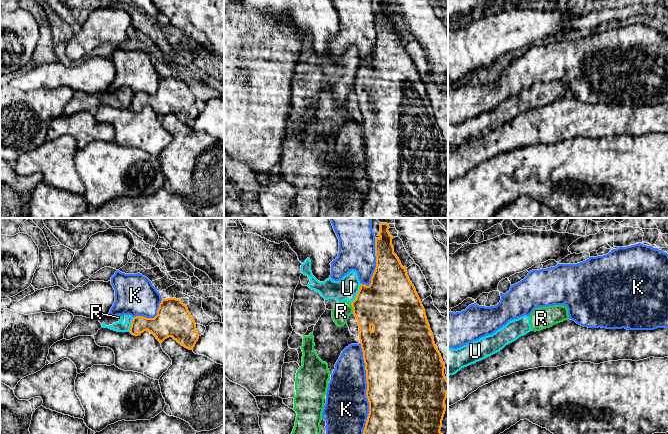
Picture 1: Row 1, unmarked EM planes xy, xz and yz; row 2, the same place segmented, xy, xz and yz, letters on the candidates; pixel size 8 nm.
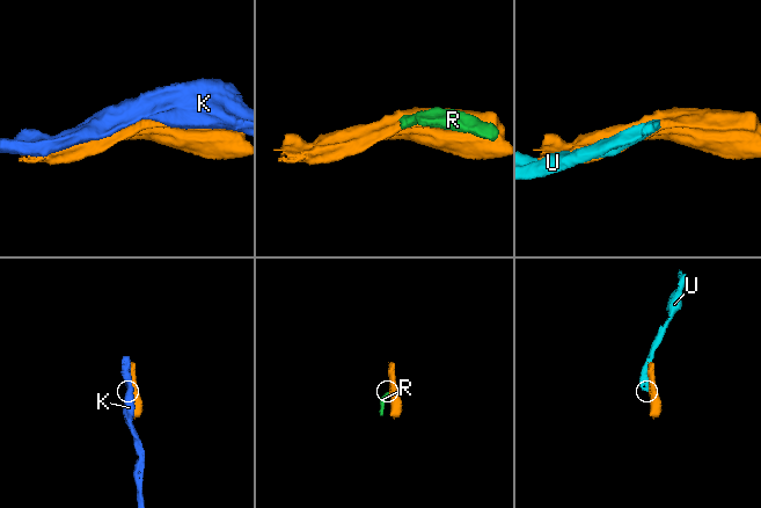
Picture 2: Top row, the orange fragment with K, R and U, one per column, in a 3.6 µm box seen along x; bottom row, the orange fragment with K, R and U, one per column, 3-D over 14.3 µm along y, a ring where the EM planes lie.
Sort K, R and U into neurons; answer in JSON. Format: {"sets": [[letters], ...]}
{"sets": [["K"], ["R", "U"]]}

